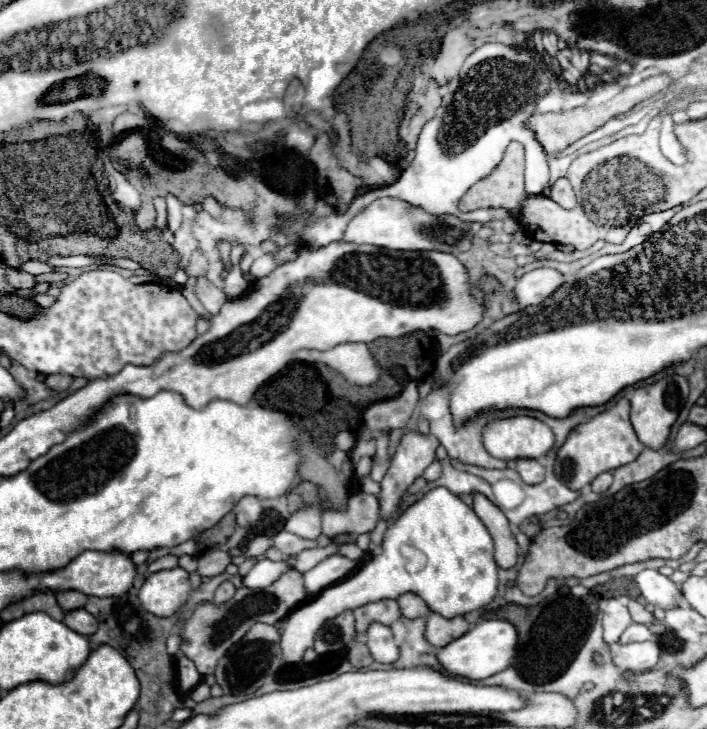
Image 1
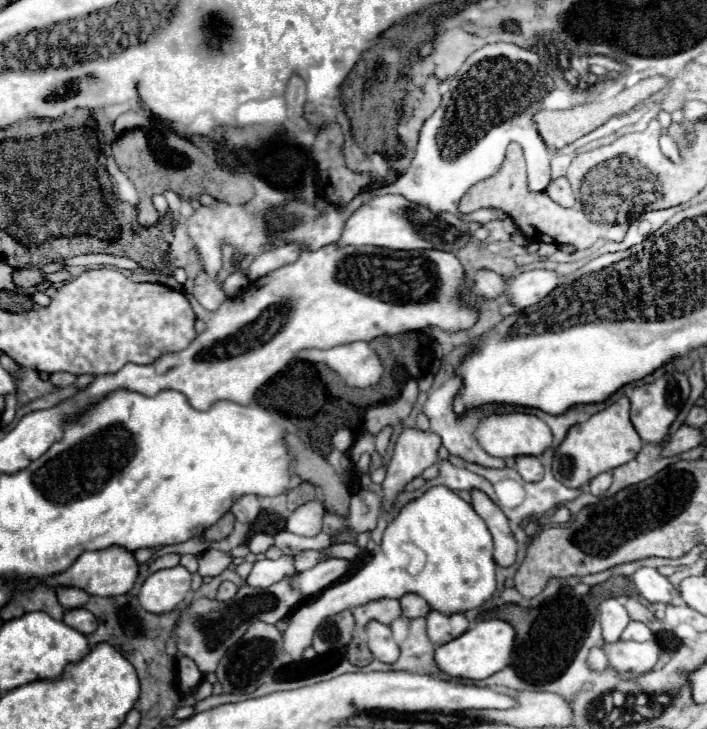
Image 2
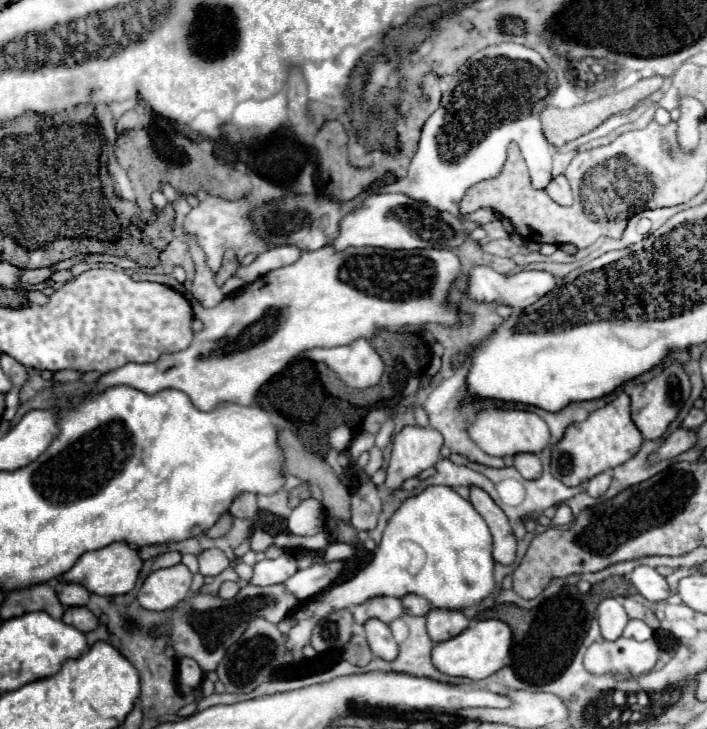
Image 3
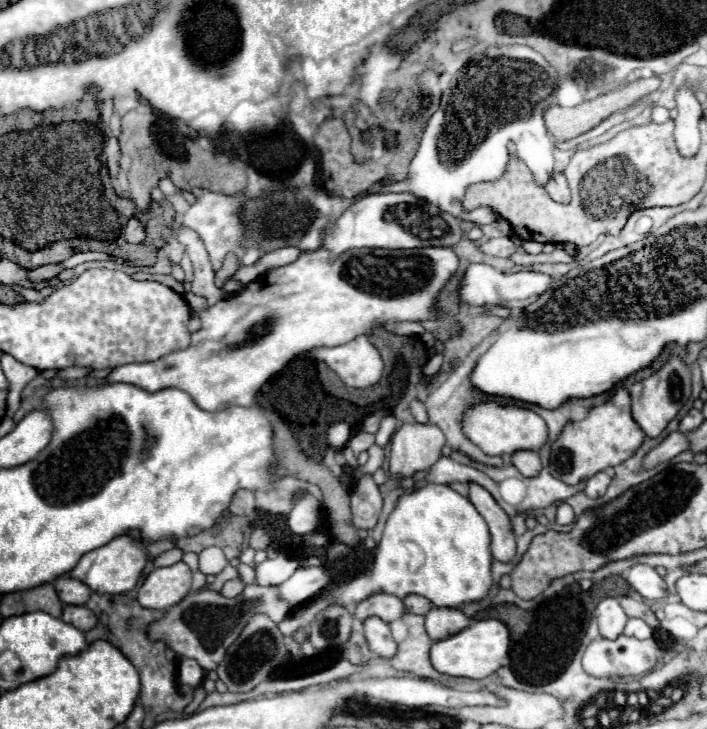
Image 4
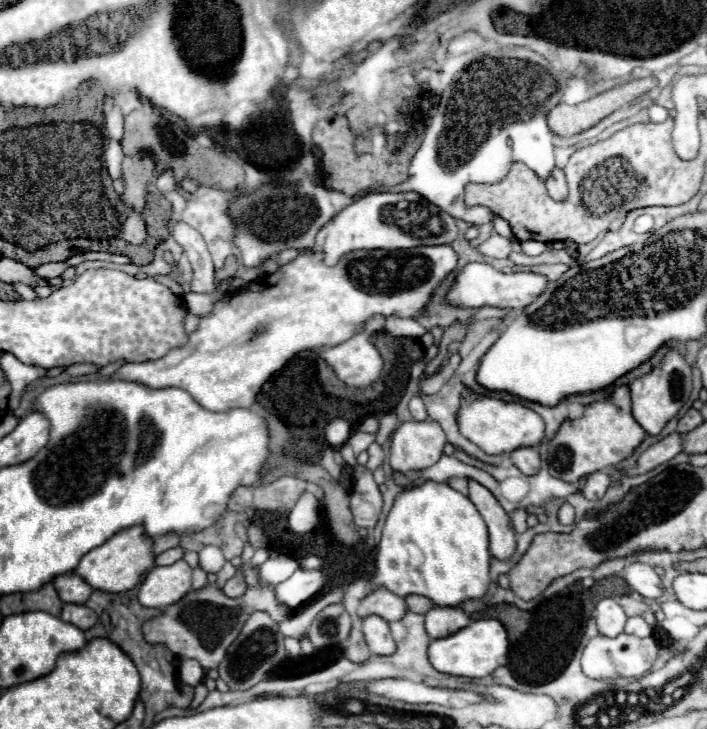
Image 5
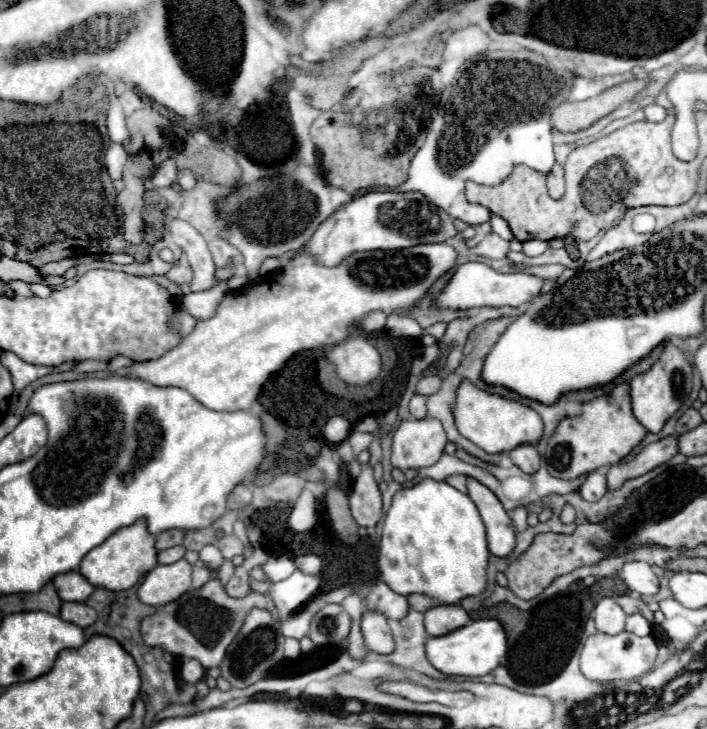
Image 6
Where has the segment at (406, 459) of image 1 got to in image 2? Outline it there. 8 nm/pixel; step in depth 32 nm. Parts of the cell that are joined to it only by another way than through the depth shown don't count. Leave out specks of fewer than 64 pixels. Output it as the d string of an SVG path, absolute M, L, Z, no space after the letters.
M404 428L402 434L396 438L394 454L388 464L386 480L384 480L384 506L388 508L390 502L396 498L404 486L420 476L428 466L440 462L438 448L442 440L432 430L418 430L418 428Z

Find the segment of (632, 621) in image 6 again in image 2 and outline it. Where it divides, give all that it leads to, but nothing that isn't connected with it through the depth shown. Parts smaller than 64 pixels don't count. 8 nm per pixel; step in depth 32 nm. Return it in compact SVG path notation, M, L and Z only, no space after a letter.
M630 622L626 626L626 630L622 632L622 640L636 640L636 642L642 642L642 640L650 640L654 634L652 630L642 624L642 622Z

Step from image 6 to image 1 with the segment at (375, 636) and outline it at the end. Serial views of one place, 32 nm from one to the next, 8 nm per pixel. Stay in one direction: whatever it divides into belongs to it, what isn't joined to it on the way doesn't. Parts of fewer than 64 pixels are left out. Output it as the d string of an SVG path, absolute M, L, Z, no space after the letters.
M372 622L366 630L366 636L368 636L368 648L370 648L370 654L374 656L376 662L384 662L384 664L392 664L398 660L398 646L392 638L392 630L384 624L378 624L378 622Z

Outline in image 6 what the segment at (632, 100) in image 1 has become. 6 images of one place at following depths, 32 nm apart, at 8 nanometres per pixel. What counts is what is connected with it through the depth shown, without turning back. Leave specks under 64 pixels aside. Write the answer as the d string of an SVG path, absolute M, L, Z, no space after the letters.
M630 80L594 98L572 104L560 104L552 114L552 128L560 132L578 132L582 128L588 128L590 124L604 118L624 102L632 100L646 84L648 84L646 80Z

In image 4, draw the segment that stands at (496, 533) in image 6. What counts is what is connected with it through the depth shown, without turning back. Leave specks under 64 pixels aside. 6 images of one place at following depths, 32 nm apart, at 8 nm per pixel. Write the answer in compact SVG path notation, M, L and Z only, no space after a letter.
M470 482L468 498L490 528L492 556L500 562L510 562L516 554L516 534L512 530L508 514L498 506L498 502L492 498L492 494L486 488L482 488L474 482Z

